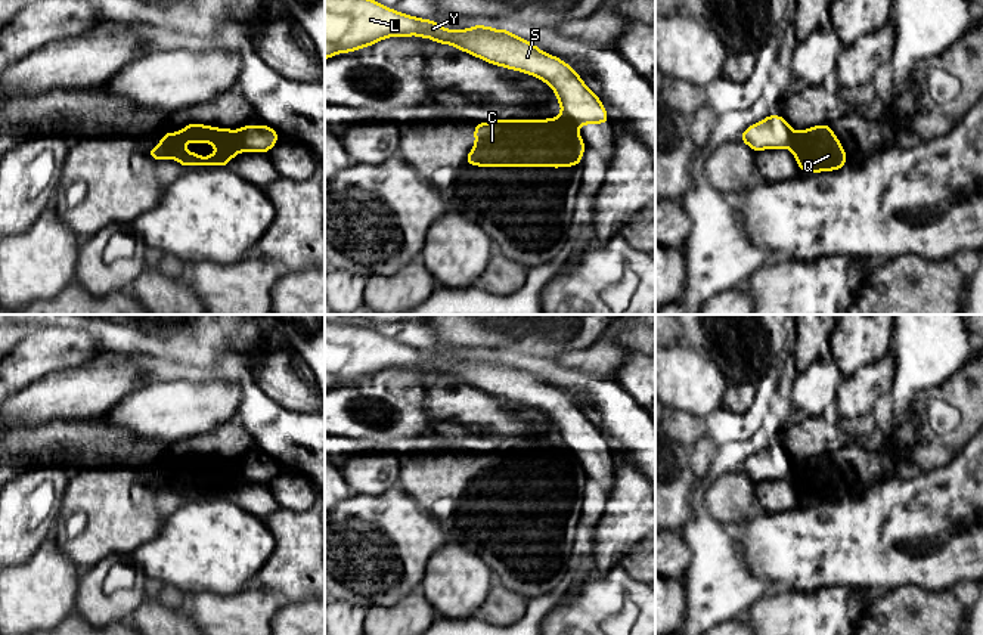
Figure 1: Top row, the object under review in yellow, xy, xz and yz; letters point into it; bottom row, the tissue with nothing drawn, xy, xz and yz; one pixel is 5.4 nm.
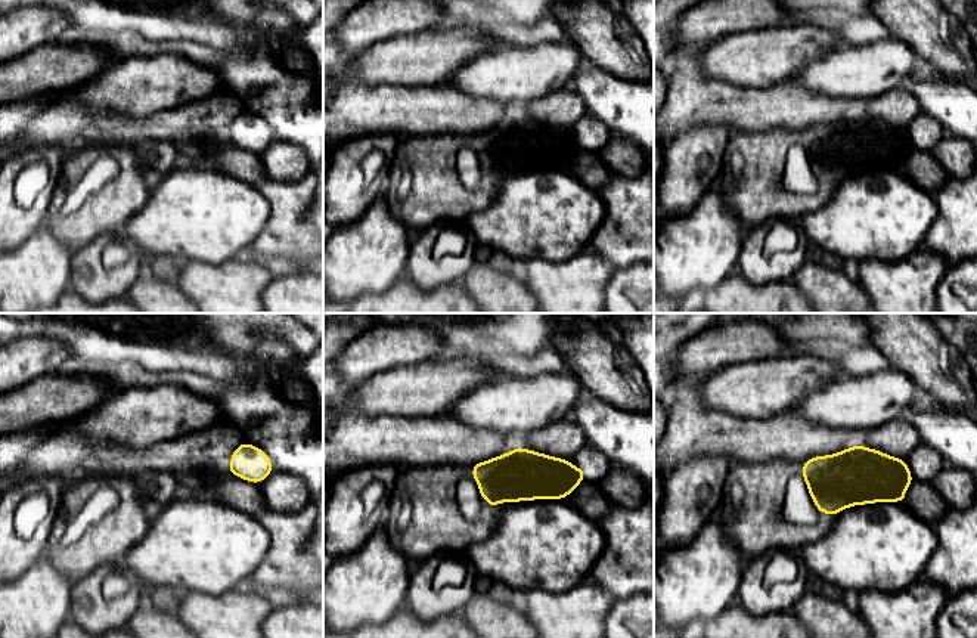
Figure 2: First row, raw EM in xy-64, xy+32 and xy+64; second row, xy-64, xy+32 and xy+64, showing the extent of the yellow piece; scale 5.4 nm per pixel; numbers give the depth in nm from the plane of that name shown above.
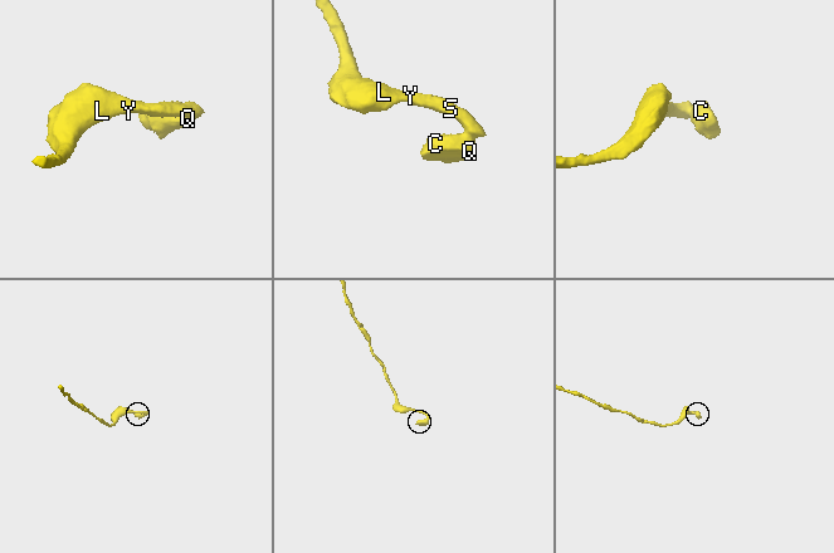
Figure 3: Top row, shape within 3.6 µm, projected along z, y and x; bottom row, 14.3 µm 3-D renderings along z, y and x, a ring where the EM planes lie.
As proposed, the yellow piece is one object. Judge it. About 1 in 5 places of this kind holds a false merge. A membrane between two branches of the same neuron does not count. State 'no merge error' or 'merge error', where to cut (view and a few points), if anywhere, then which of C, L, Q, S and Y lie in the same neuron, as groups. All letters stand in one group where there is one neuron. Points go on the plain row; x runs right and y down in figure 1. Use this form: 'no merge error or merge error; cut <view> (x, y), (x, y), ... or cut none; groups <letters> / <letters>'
merge error; cut xy (236, 461), (241, 474), (247, 480); groups C Q / L S Y

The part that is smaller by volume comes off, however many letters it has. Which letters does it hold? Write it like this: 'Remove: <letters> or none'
Remove: C, Q

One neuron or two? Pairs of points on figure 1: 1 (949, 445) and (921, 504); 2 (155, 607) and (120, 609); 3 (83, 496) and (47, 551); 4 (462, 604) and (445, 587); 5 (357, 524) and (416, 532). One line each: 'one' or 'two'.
1: two
2: two
3: two
4: one
5: one

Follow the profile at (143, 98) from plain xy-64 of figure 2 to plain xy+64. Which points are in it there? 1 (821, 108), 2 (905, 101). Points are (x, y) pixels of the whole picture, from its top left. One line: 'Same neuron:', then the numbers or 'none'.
Same neuron: none

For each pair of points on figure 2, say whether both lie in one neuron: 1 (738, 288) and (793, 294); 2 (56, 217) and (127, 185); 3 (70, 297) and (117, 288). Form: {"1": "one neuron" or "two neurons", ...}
{"1": "one neuron", "2": "one neuron", "3": "two neurons"}

